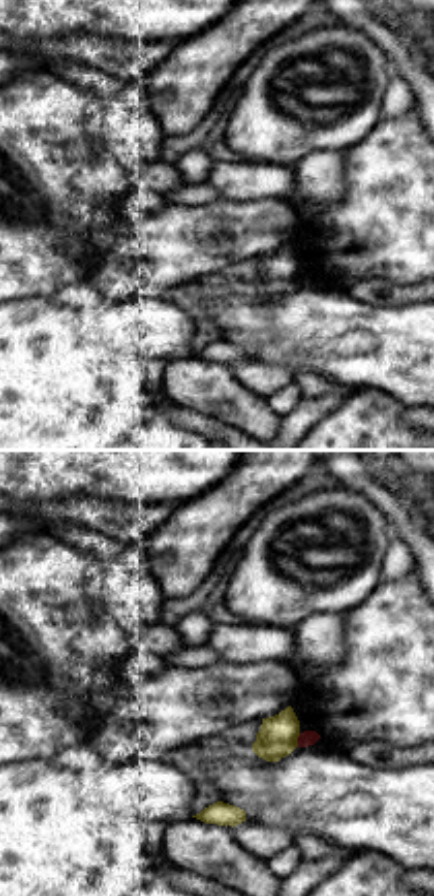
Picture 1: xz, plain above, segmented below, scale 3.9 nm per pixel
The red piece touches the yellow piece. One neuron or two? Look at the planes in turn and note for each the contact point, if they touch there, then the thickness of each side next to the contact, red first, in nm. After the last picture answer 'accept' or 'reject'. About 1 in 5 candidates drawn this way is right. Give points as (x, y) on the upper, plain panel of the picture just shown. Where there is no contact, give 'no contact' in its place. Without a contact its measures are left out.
contact (298, 277); calibres 60 and 160 nm

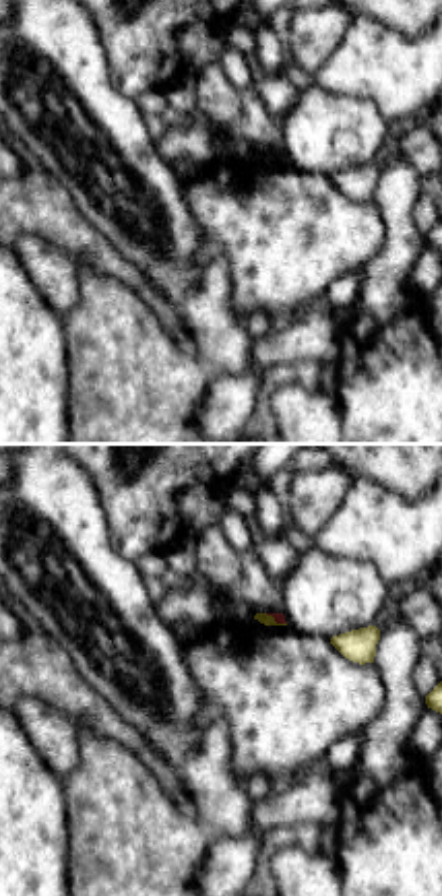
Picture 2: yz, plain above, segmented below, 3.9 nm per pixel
contact (275, 157); calibres 50 and 50 nm

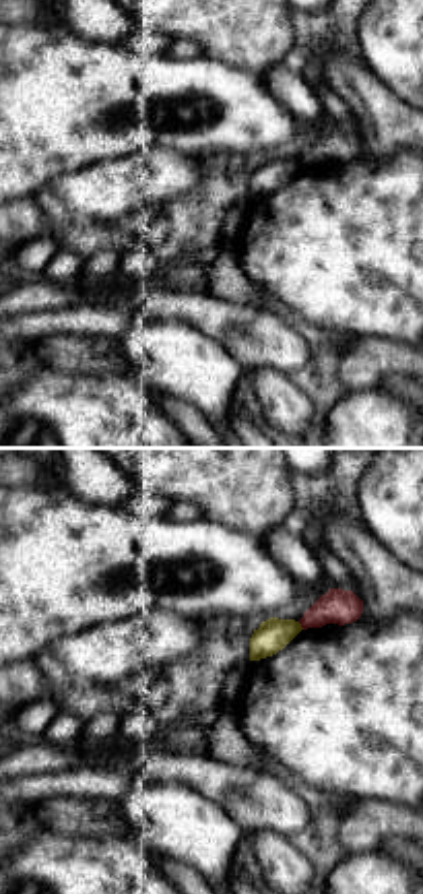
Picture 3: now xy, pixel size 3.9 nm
contact (302, 164); calibres 140 and 130 nm

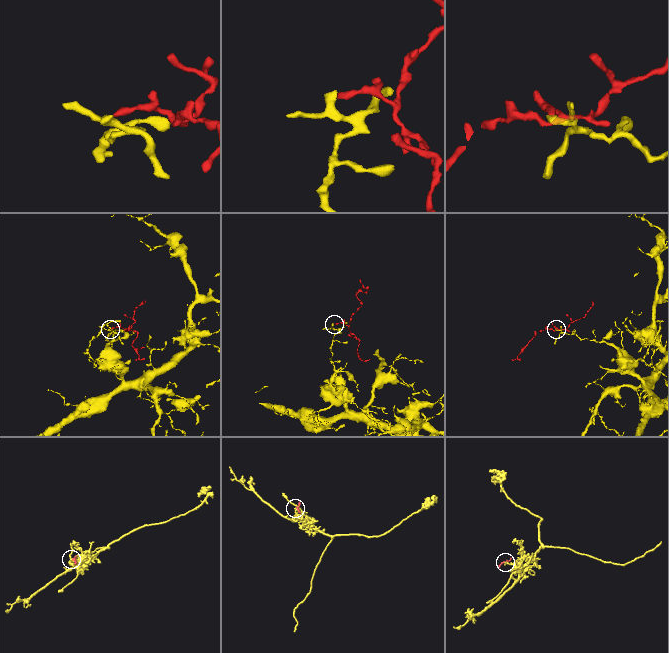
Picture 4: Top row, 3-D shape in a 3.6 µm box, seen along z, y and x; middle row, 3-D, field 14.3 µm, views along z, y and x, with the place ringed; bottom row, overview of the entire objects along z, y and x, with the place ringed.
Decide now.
reject

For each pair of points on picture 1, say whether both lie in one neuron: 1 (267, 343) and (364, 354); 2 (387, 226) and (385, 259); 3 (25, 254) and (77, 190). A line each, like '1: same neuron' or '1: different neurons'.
1: same neuron
2: same neuron
3: same neuron

